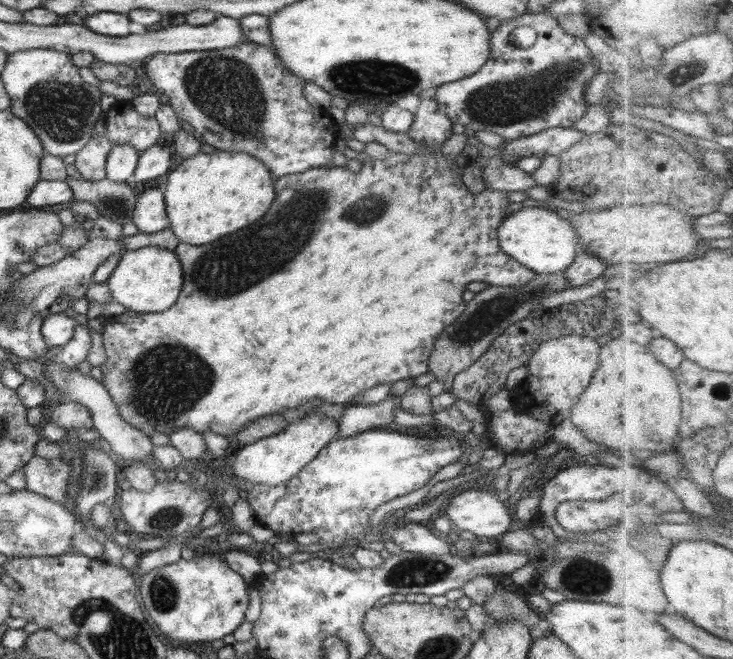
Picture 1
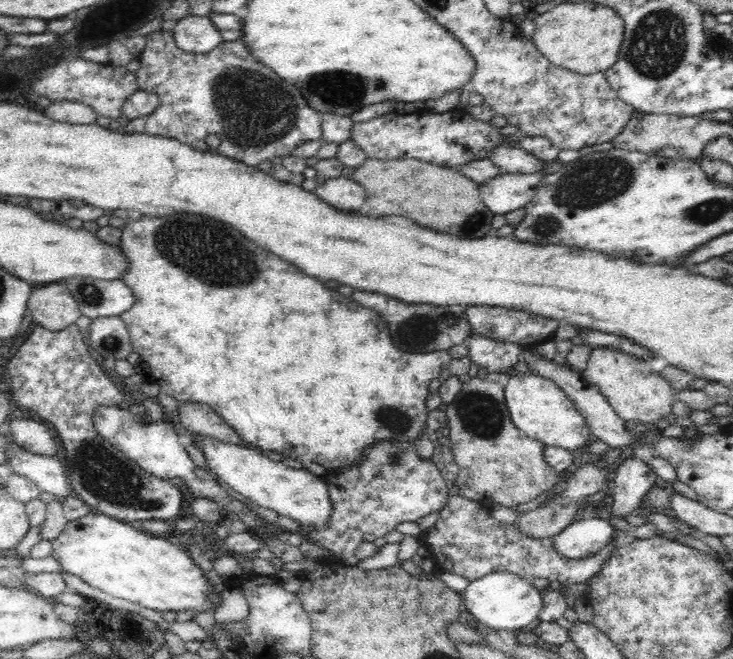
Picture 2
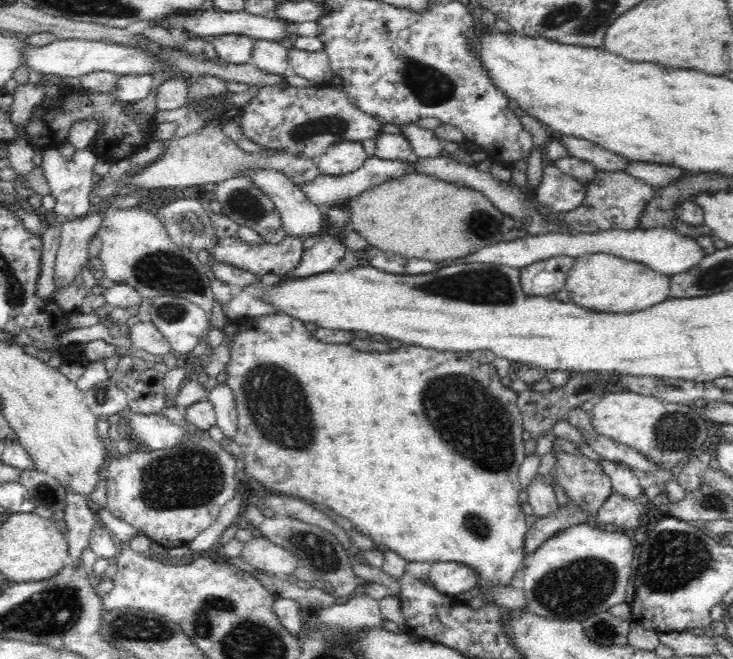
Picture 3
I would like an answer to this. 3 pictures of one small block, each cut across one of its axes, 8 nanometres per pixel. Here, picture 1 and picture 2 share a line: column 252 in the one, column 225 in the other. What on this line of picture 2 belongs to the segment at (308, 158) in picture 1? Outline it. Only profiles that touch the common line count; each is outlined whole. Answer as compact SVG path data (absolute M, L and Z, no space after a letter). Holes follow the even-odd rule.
M172 31L152 32L147 34L146 40L146 47L137 57L140 68L134 73L139 89L157 94L160 104L152 114L142 116L140 120L128 120L124 128L126 134L175 138L202 152L212 151L252 167L275 156L290 155L303 142L321 140L324 113L314 110L294 86L280 80L270 68L258 64L240 39L230 43L223 42L206 54L180 50L176 47ZM209 134L216 134L221 138L217 148L210 148L204 141Z

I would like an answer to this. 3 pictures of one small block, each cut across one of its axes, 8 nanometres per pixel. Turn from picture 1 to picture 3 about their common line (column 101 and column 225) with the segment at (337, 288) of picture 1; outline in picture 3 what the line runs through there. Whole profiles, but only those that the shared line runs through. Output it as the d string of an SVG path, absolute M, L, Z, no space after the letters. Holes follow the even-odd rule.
M272 314L256 318L244 318L236 321L238 331L230 349L230 359L224 370L228 373L226 384L233 389L236 399L237 431L233 436L240 447L244 462L244 472L250 480L256 480L264 488L274 493L285 493L305 501L326 504L336 514L347 518L354 530L368 535L378 547L385 552L391 550L399 554L407 562L457 562L473 568L477 572L476 588L494 588L494 586L513 586L516 572L524 564L524 538L528 528L526 514L522 511L518 494L522 491L518 470L526 456L525 442L522 439L522 412L516 405L518 393L501 384L496 368L492 363L484 364L474 360L469 352L437 351L414 345L404 345L390 352L368 352L350 346L350 344L328 344L320 342L312 332L308 331L302 321L288 314ZM444 380L458 382L458 392L444 392L444 400L448 404L458 404L458 422L428 422L440 416L450 416L452 410L438 410L434 404L436 388L446 390ZM448 432L448 446L442 440ZM310 464L310 466L308 466ZM320 464L320 466L314 466ZM388 476L388 478L386 478ZM326 478L326 480L322 480Z

